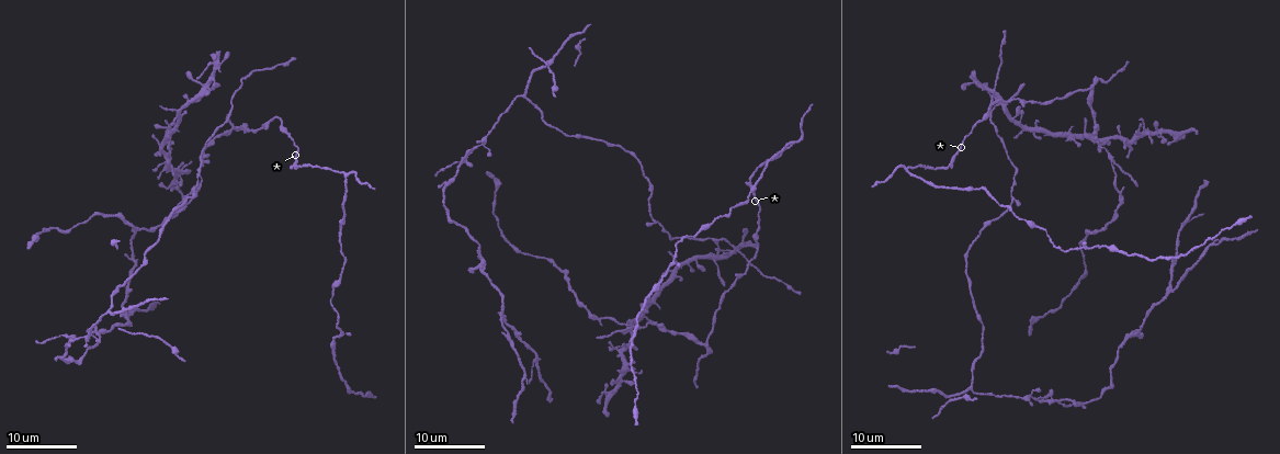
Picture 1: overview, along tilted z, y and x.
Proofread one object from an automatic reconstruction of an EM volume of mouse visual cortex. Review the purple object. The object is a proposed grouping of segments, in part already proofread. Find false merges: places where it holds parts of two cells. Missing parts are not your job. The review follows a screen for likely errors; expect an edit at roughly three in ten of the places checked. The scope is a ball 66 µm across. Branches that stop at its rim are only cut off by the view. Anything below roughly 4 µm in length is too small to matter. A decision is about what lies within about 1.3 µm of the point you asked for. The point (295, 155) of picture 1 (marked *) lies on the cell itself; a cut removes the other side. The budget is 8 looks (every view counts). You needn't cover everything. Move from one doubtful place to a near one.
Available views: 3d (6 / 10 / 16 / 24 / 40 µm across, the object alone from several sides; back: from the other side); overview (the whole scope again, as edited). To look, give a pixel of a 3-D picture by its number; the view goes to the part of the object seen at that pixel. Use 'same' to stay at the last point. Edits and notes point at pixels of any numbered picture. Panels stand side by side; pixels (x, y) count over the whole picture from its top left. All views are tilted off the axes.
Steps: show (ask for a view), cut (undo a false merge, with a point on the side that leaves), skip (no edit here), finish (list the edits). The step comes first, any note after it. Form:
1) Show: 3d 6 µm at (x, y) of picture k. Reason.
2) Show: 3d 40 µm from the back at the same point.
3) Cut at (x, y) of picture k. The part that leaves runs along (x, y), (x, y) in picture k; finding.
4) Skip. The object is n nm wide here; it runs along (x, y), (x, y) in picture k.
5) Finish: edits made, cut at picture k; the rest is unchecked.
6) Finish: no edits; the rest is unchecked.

Show: 3d 24 µm at (344, 174) of picture 1. Arms part here.

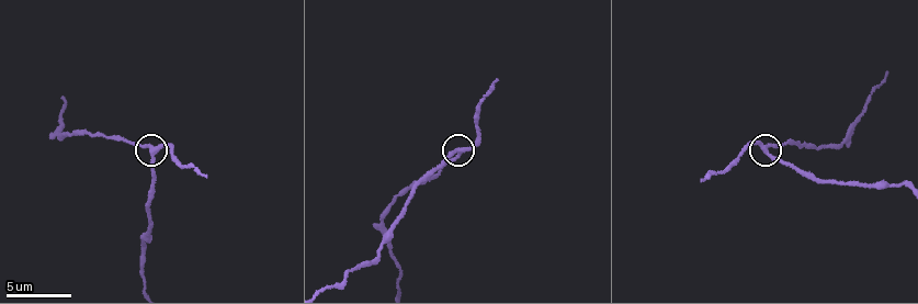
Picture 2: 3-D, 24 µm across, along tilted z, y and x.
Show: 3d 10 µm at (461, 151) of picture 2.

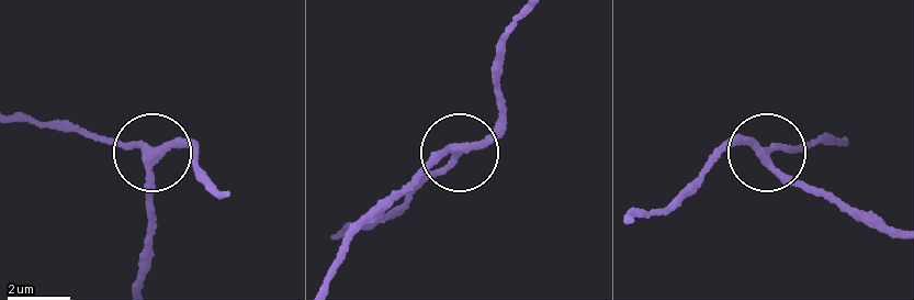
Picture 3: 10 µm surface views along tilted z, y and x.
Skip. The object is 230 nm wide here; it runs along (18, 115), (69, 120), (155, 151), (198, 150) in picture 3; continuous, no second cell.

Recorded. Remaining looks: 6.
Show: 3d 16 µm at (241, 130) of picture 1. Looks like a crossing.

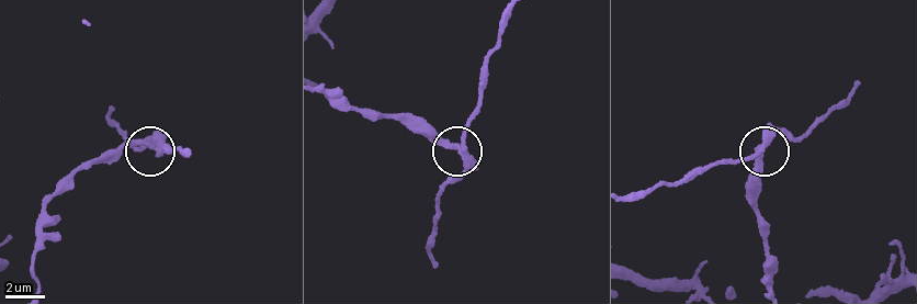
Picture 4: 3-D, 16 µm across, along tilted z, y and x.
Show: 3d 6 µm at (153, 146) of picture 4.

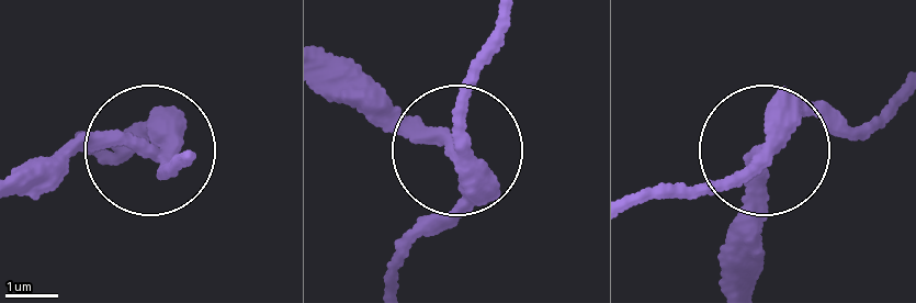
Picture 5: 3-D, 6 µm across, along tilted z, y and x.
Cut at (91, 145) of picture 5. The object is 340 nm wide here; the part that leaves runs along (459, 170), (436, 133), (385, 130), (323, 97) in picture 5; a second cell is stuck on.

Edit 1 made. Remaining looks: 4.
Show: 3d 16 µm at (342, 275) of picture 1. Thick turns thin.

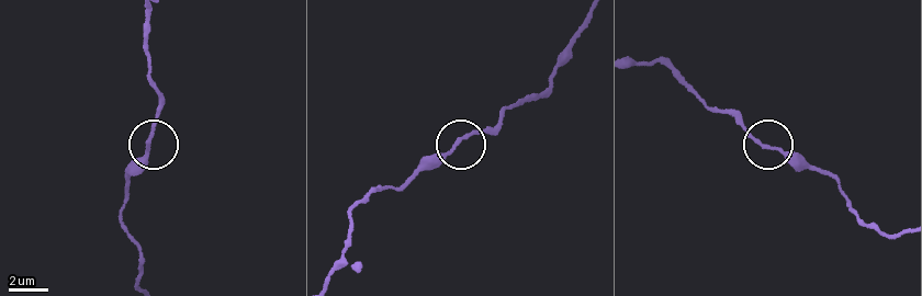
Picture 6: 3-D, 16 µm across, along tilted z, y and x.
Show: 3d 6 µm at (148, 150) of picture 6.

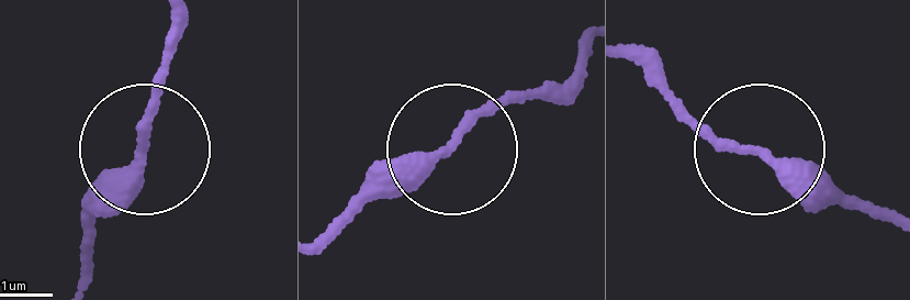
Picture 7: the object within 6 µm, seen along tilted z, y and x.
Skip. The object is 220 nm wide here; it runs along (585, 50), (571, 76), (515, 97), (349, 217) in picture 7; continuous, no second cell.

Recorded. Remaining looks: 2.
Finish: edits made, cut at picture 5; the rest is unchecked.

